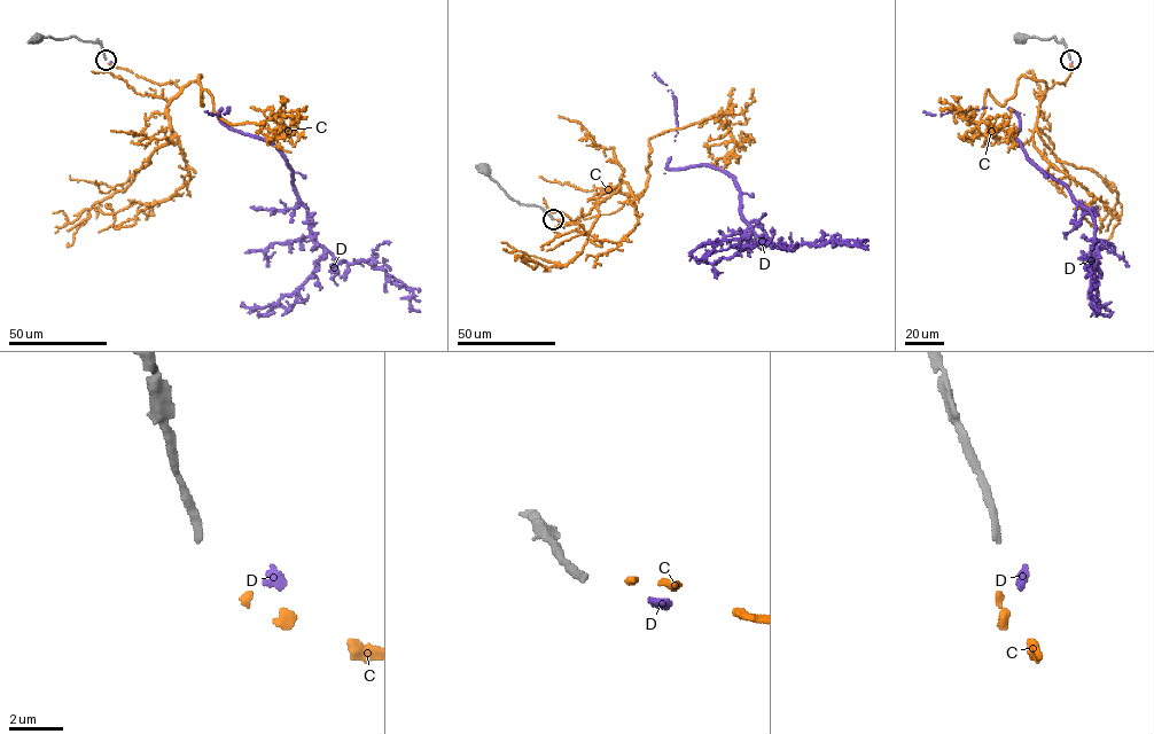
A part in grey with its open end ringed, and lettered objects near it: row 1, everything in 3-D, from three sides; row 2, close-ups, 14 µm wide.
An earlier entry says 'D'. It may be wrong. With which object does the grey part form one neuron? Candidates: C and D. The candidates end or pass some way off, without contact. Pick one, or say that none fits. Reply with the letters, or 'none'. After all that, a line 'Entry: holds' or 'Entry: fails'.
C
Entry: fails

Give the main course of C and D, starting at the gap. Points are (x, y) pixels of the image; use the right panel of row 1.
C: (1070, 63), (1065, 84), (1022, 75), (1003, 106), (988, 90), (979, 124), (968, 119), (993, 138), (1010, 125)
D: (1071, 62), (1024, 114), (1018, 112), (1016, 137), (1029, 158), (1089, 211), (1098, 254), (1090, 283), (1100, 311)

